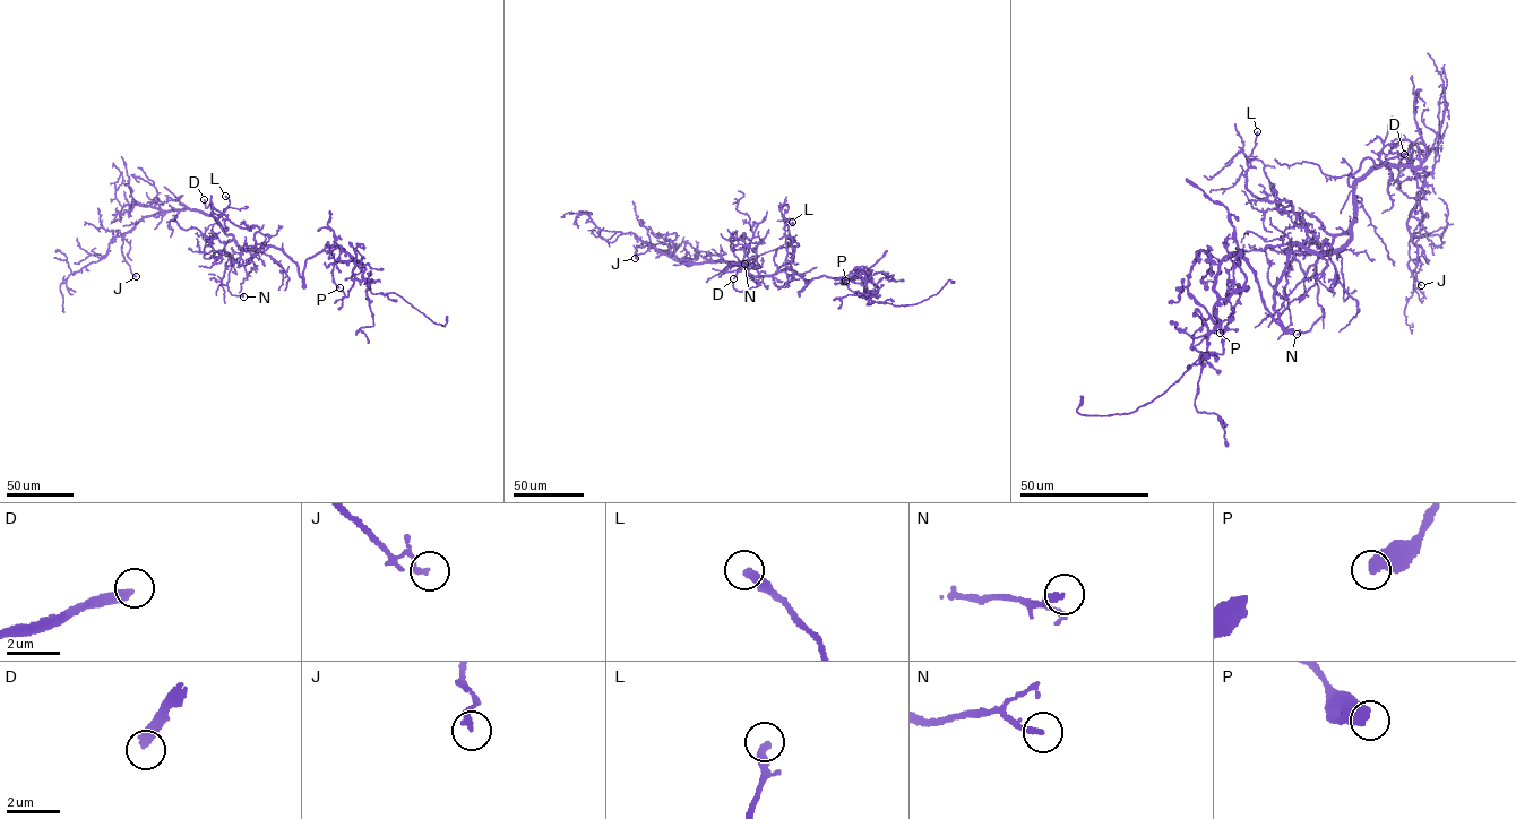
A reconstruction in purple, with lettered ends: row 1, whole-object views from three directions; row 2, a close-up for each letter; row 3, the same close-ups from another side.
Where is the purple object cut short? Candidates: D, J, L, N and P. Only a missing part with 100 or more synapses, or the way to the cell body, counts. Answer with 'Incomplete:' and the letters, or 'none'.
Incomplete: D

